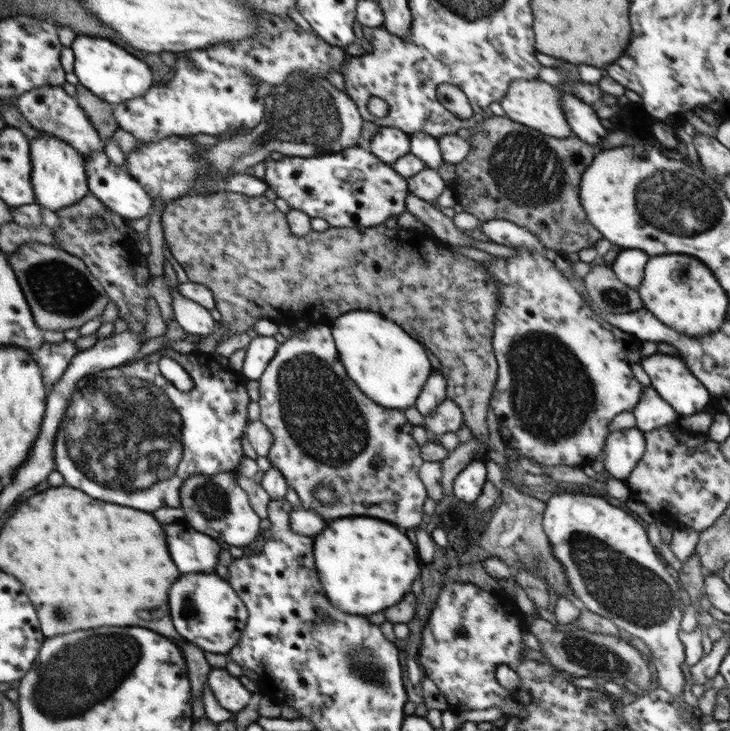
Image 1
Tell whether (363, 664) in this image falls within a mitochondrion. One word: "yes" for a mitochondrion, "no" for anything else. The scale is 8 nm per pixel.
yes

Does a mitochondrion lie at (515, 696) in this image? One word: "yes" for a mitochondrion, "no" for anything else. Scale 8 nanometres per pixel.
no

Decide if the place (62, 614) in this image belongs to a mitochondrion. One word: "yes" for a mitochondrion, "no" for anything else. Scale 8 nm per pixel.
yes

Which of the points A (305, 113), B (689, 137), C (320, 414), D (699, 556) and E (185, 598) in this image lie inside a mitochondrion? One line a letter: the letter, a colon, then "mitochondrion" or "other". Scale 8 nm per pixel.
A: mitochondrion
B: other
C: mitochondrion
D: other
E: mitochondrion

